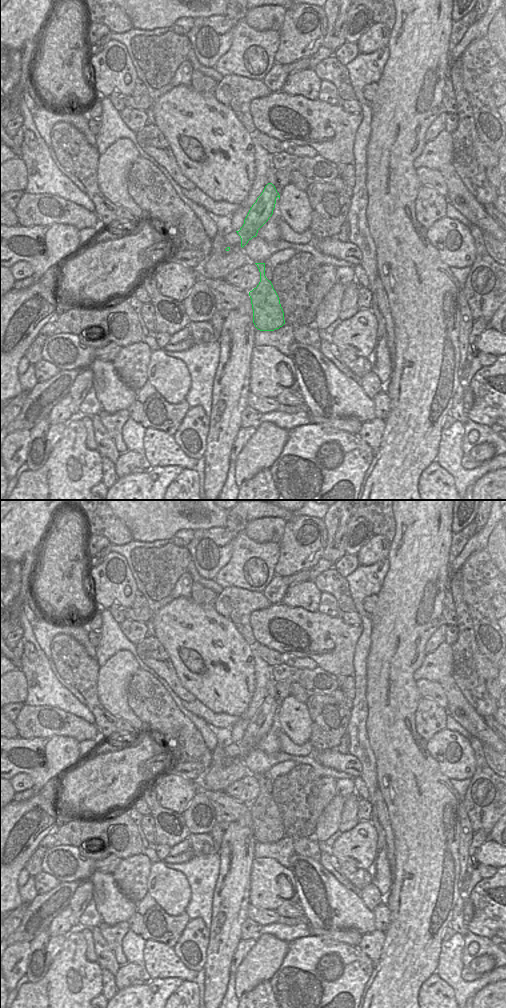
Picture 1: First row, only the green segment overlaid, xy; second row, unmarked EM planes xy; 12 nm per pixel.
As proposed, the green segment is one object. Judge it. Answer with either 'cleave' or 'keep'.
cleave

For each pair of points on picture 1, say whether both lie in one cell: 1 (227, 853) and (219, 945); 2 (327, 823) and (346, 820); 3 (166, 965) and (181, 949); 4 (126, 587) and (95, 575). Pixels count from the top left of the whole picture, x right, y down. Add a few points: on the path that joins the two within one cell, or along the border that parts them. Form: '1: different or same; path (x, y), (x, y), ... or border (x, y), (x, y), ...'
1: same; path (228, 876), (228, 916), (226, 922)
2: different; border (346, 799), (338, 830)
3: different; border (172, 948), (175, 955), (193, 971)
4: same; path (118, 587), (103, 577)

